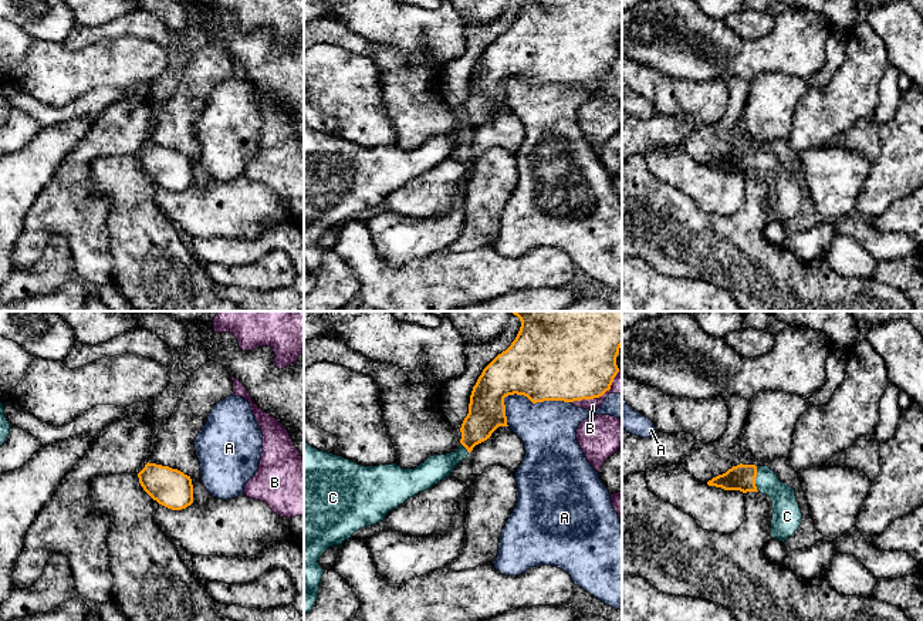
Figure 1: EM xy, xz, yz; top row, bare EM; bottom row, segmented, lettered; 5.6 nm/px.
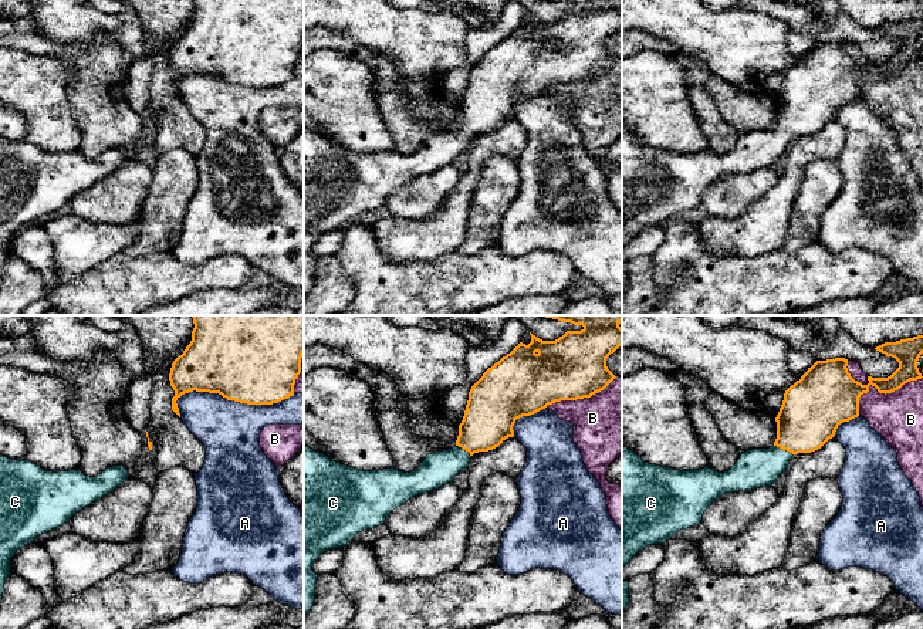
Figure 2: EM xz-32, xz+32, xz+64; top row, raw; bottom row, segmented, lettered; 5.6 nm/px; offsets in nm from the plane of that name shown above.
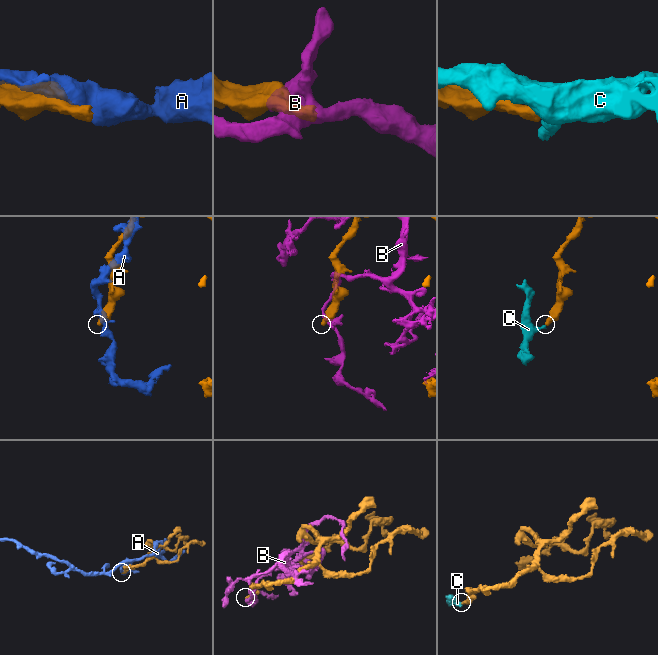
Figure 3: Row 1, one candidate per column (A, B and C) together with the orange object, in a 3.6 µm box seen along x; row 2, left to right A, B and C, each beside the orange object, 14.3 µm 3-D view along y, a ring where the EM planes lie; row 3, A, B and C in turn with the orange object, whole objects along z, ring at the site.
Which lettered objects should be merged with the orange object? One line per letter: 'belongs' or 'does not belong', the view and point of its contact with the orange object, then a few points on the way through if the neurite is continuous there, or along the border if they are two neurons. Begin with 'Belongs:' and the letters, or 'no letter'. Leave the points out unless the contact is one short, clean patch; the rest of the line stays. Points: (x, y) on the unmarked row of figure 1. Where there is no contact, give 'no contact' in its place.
Belongs: C
A: does not belong; contact xz (524, 77)
B: does not belong; contact xz (599, 77)
C: belongs; contact yz (754, 161); way yz (741, 159), (754, 161), (761, 161), (785, 189)

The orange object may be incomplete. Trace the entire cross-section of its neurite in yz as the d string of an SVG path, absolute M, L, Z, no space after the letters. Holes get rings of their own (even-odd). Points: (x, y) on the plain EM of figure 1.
M737 146L707 163L724 172L760 173L772 183L771 219L782 223L791 219L802 203L795 172L781 163L768 148Z

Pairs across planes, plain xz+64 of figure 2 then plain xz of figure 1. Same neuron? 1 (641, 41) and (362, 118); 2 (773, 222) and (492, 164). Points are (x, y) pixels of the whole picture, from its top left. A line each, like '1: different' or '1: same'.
1: different
2: different

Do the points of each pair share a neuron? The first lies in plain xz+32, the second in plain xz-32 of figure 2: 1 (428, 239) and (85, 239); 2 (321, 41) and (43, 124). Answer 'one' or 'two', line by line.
1: one
2: two

